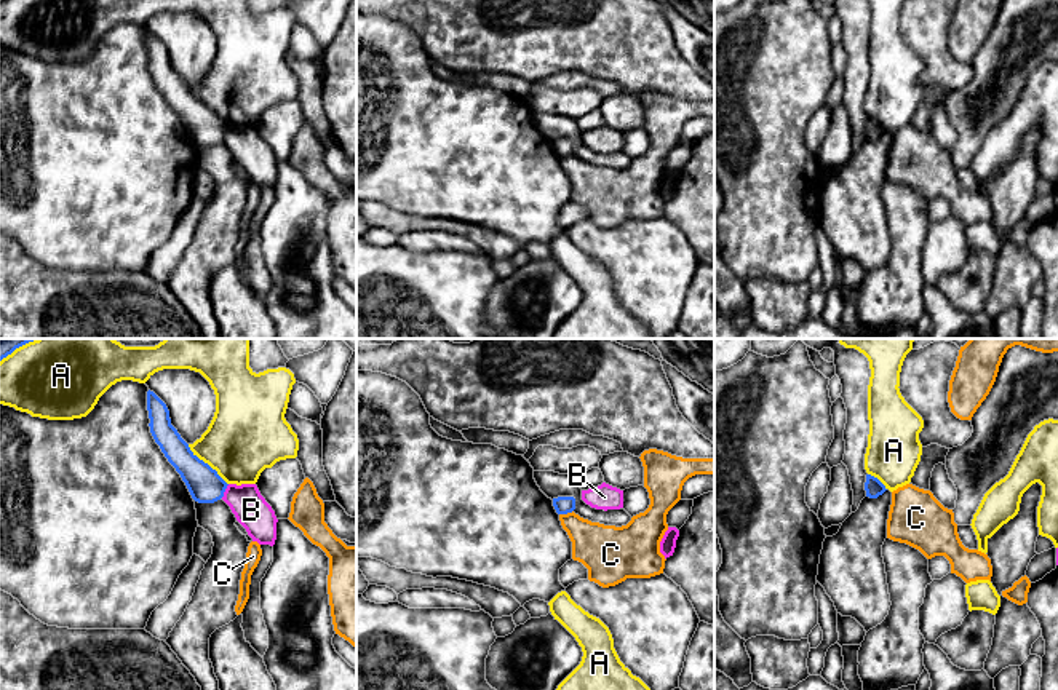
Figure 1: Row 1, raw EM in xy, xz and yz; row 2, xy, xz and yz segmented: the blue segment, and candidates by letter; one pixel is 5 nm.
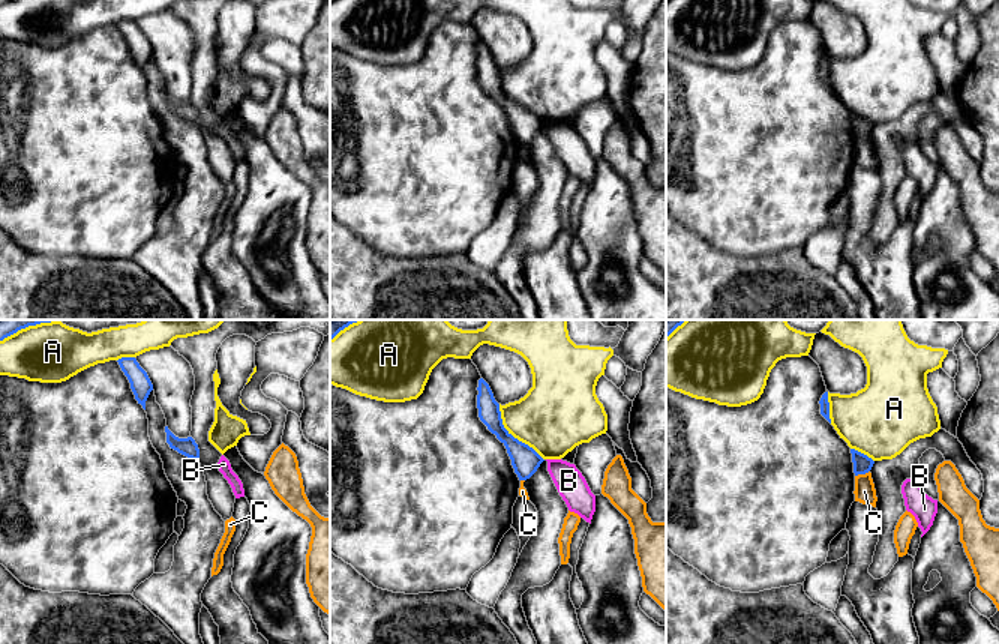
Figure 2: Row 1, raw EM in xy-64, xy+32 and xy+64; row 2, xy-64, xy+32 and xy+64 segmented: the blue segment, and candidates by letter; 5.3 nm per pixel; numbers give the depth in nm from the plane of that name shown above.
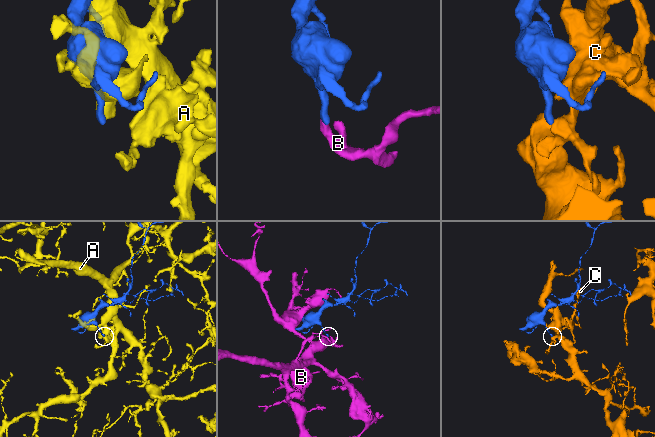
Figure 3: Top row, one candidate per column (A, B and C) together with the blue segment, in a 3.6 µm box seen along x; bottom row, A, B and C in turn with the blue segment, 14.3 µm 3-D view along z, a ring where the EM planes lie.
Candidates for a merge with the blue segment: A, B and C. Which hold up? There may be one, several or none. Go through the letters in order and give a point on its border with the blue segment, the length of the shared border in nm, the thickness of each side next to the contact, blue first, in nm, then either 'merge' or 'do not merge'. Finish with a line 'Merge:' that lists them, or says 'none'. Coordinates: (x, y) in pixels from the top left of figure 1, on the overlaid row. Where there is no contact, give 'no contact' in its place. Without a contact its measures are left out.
A: xy (206, 463) | 300 nm | 170/380 nm | do not merge
B: xy (224, 491) | 80 nm | 170/170 nm | do not merge
C: xz (566, 513) | 80 nm | 90/240 nm | do not merge
Merge: none

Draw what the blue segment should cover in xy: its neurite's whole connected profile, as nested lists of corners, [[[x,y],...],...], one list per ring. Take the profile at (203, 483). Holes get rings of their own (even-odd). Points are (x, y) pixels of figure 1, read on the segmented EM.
[[[147,391],[147,410],[150,433],[168,462],[185,482],[192,498],[198,503],[214,503],[224,497],[227,482],[208,463],[200,460],[171,425],[166,404]]]

